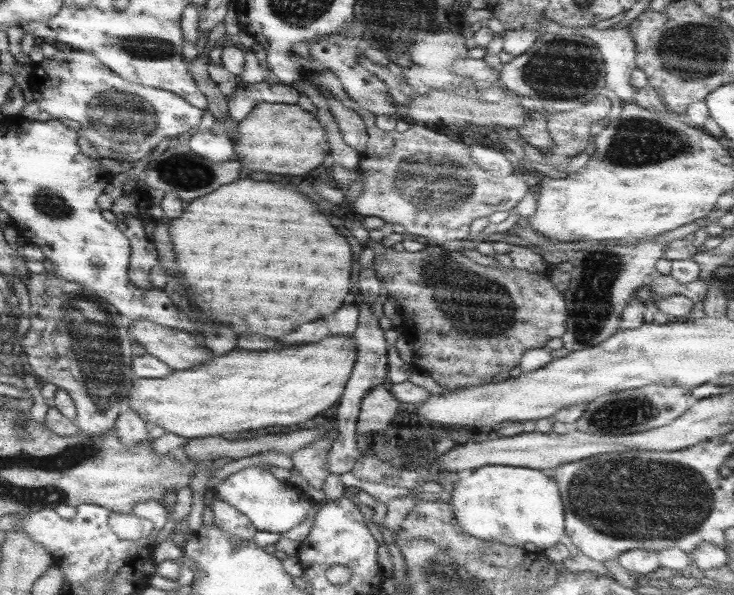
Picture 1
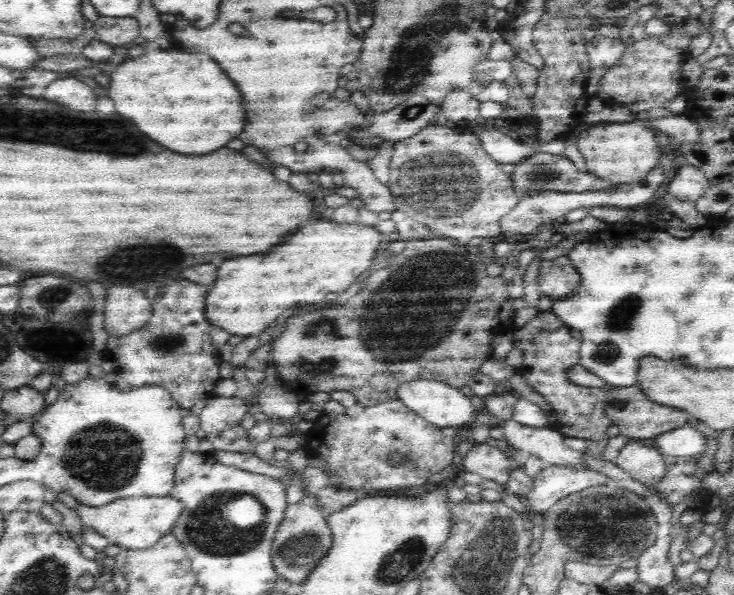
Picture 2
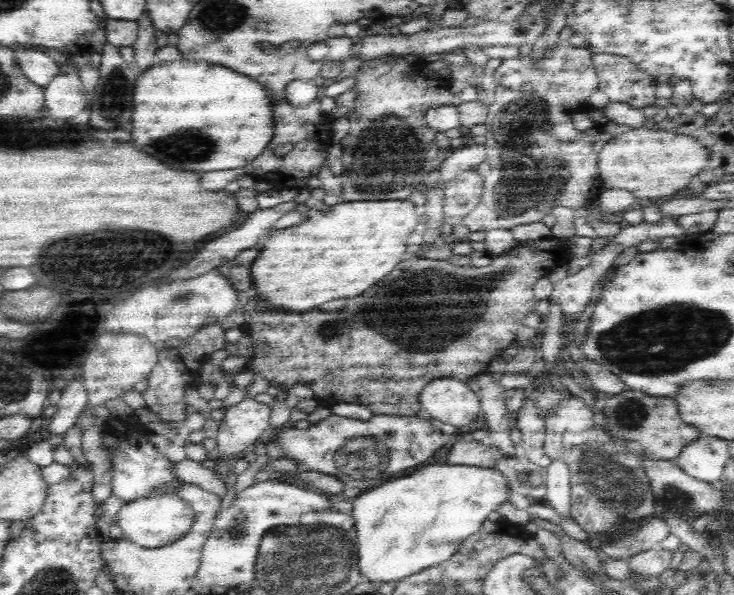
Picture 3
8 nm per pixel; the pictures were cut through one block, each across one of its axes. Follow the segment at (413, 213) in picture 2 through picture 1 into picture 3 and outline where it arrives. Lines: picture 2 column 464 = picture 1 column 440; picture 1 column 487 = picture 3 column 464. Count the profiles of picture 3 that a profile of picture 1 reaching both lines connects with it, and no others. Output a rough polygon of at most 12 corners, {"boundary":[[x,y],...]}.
{"boundary":[[464,172],[444,188],[448,218],[480,204],[483,179]]}

